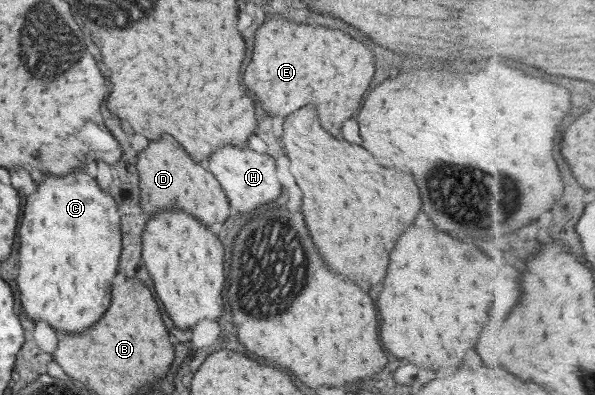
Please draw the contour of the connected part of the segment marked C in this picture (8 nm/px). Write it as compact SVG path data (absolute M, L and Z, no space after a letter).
M75 169L64 177L46 177L26 201L18 237L19 274L16 281L26 315L33 322L39 319L52 329L67 333L86 331L98 323L110 305L112 279L119 271L122 253L121 215L111 194L100 190L98 182L83 169Z

